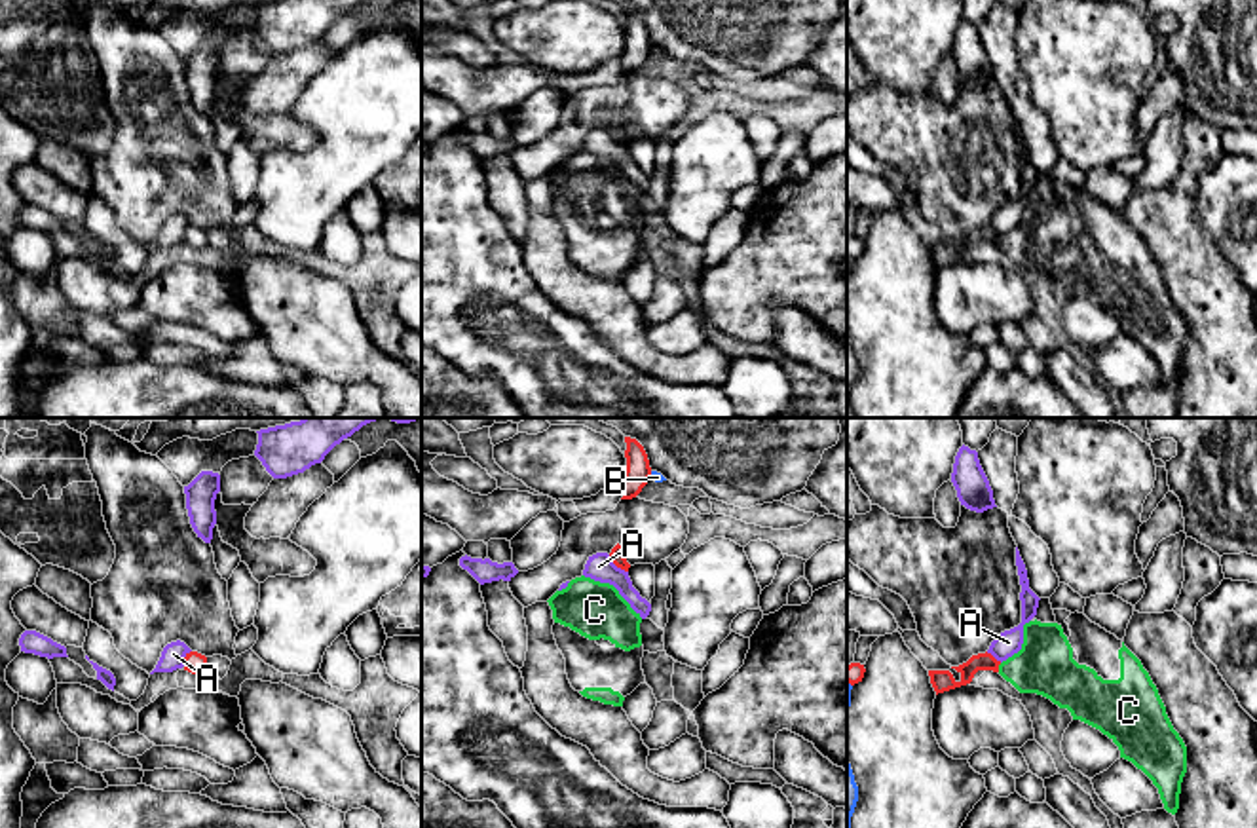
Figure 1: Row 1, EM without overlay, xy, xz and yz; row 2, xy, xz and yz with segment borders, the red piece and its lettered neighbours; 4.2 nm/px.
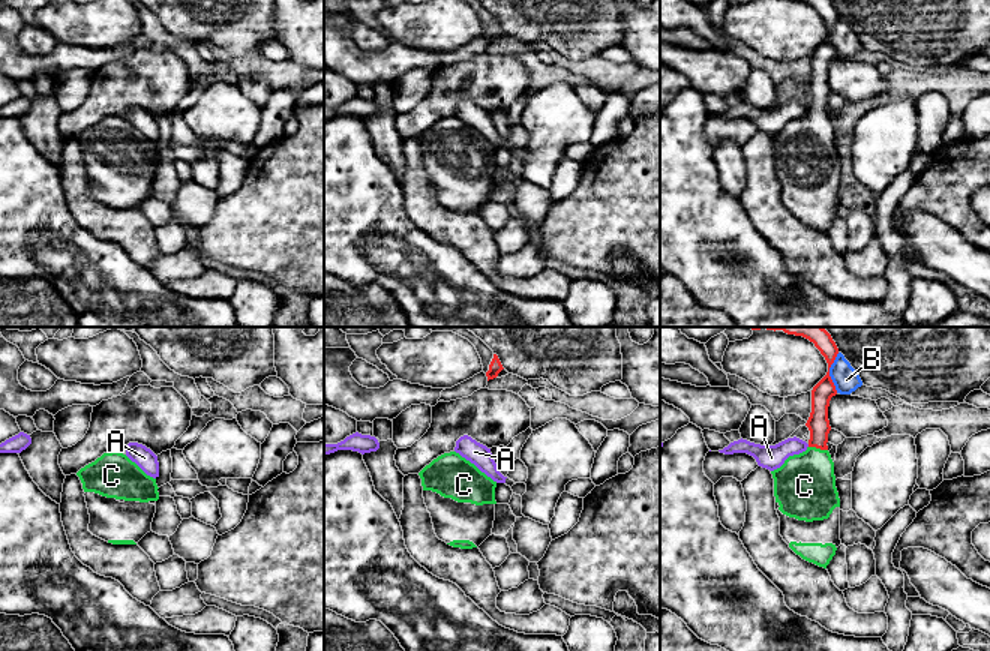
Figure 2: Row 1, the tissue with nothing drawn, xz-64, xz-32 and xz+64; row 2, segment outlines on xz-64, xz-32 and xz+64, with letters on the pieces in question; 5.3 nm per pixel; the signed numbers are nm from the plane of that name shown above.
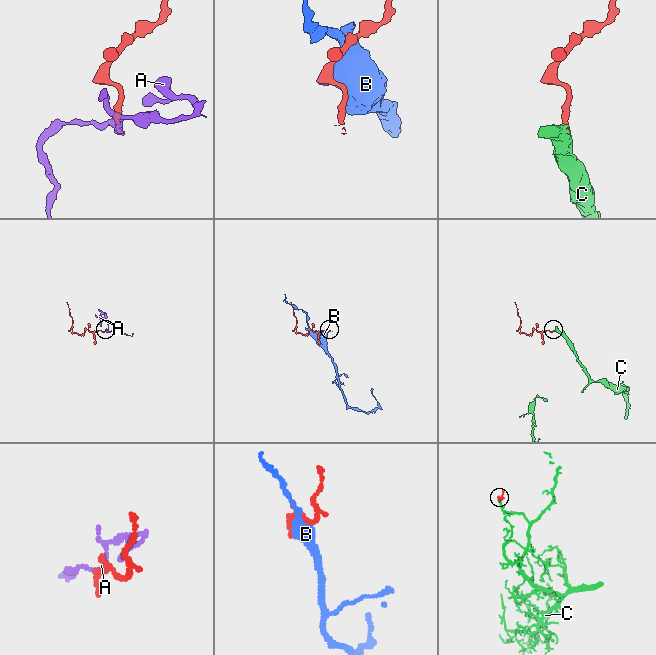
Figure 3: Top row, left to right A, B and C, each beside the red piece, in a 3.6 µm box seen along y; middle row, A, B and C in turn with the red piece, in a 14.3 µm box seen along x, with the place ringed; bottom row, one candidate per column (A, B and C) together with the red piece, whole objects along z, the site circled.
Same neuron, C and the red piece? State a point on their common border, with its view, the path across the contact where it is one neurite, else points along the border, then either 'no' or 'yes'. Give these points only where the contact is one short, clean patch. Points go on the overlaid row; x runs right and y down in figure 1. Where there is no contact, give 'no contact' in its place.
yz (997, 667) | across yz (942, 680), (997, 667), (1045, 665) | yes

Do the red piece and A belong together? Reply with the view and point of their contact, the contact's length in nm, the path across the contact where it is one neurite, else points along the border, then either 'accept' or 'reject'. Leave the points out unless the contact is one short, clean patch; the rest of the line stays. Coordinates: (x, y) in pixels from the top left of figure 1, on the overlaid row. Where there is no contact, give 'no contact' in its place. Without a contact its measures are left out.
contact xz (618, 566); length 120 nm; border xz (608, 555), (627, 572); reject

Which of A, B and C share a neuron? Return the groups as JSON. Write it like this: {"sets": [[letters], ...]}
{"sets": [["A"], ["B"], ["C"]]}

